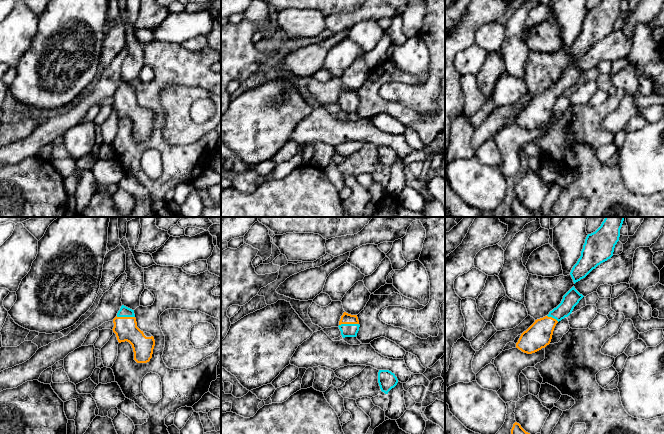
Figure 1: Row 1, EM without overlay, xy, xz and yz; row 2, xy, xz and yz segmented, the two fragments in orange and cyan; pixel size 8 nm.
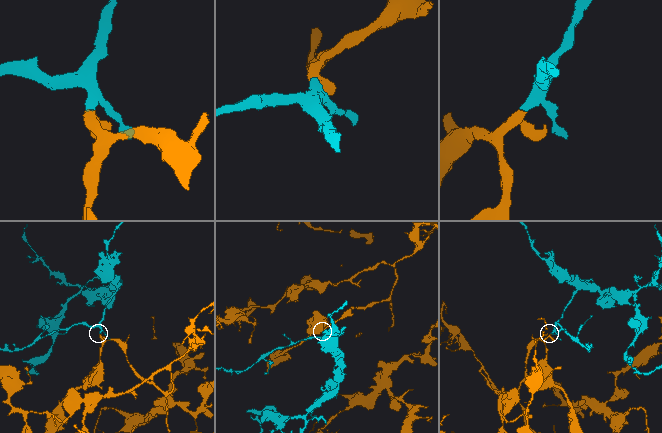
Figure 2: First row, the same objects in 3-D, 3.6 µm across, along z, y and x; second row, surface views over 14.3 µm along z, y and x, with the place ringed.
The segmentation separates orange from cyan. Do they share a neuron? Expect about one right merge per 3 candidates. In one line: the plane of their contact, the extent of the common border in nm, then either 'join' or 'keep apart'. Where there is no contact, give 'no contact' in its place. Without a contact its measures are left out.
xz | 160 nm | join

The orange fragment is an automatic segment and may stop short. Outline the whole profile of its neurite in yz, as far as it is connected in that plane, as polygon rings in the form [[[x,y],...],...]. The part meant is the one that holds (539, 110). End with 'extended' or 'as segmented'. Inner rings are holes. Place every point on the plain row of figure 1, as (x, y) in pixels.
[[[573,62],[563,72],[561,79],[556,84],[550,87],[547,92],[535,96],[535,98],[521,110],[516,119],[516,124],[524,129],[532,130],[549,121],[556,100],[565,93],[568,93],[583,73],[584,72]]]; extended

